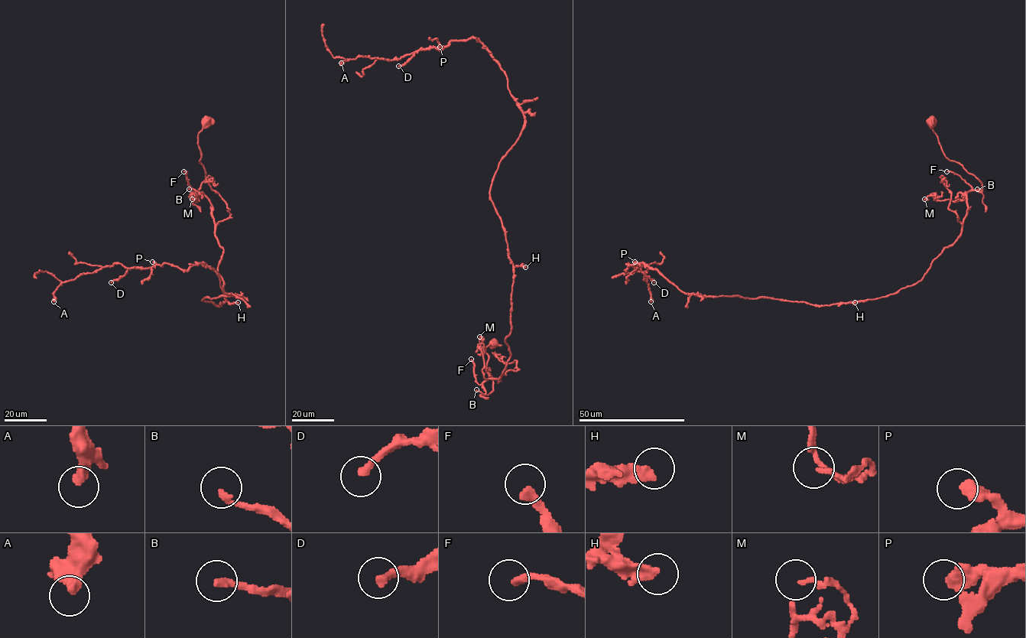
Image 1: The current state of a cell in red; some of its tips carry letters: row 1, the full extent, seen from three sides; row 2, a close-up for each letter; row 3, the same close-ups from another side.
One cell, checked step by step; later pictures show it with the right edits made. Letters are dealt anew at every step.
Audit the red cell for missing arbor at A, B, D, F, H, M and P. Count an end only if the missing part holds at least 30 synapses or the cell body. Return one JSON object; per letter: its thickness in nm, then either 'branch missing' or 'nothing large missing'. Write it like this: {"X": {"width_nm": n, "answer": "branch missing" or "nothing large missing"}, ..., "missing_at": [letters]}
{"A": {"width_nm": 320, "answer": "nothing large missing"}, "B": {"width_nm": 220, "answer": "branch missing"}, "D": {"width_nm": 280, "answer": "branch missing"}, "F": {"width_nm": 300, "answer": "branch missing"}, "H": {"width_nm": 460, "answer": "nothing large missing"}, "M": {"width_nm": 140, "answer": "nothing large missing"}, "P": {"width_nm": 500, "answer": "nothing large missing"}, "missing_at": ["B", "D", "F"]}

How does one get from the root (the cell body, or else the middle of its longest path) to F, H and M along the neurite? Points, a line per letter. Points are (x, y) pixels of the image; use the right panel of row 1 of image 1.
F: (930, 122), (930, 127), (944, 155), (972, 174), (982, 183), (982, 190), (974, 190), (959, 175), (946, 171)
H: (930, 122), (944, 155), (972, 174), (982, 190), (966, 193), (961, 235), (920, 280), (894, 294), (855, 302)
M: (930, 122), (944, 155), (972, 174), (982, 190), (968, 191), (957, 201), (936, 200), (931, 194), (924, 199)

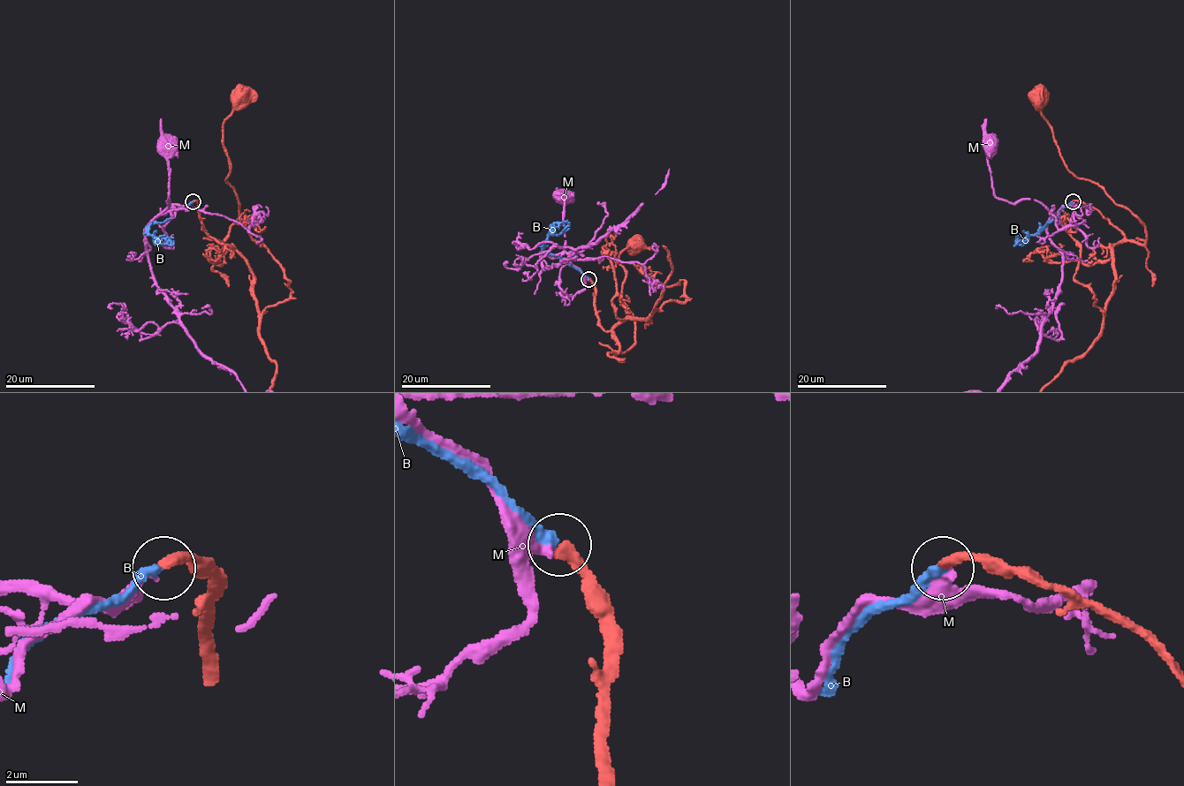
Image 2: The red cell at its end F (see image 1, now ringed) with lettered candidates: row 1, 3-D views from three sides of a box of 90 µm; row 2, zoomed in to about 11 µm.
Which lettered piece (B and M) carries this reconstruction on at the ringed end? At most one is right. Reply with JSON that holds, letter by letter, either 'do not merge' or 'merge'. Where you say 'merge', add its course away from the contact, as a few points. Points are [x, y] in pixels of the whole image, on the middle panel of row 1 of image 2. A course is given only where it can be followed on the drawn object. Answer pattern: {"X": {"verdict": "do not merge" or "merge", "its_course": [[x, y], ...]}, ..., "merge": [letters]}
{"B": {"verdict": "merge", "its_course": [[588, 279], [580, 271], [543, 250], [546, 238], [550, 234], [560, 234], [568, 225], [566, 219]]}, "M": {"verdict": "do not merge"}, "merge": ["B"]}

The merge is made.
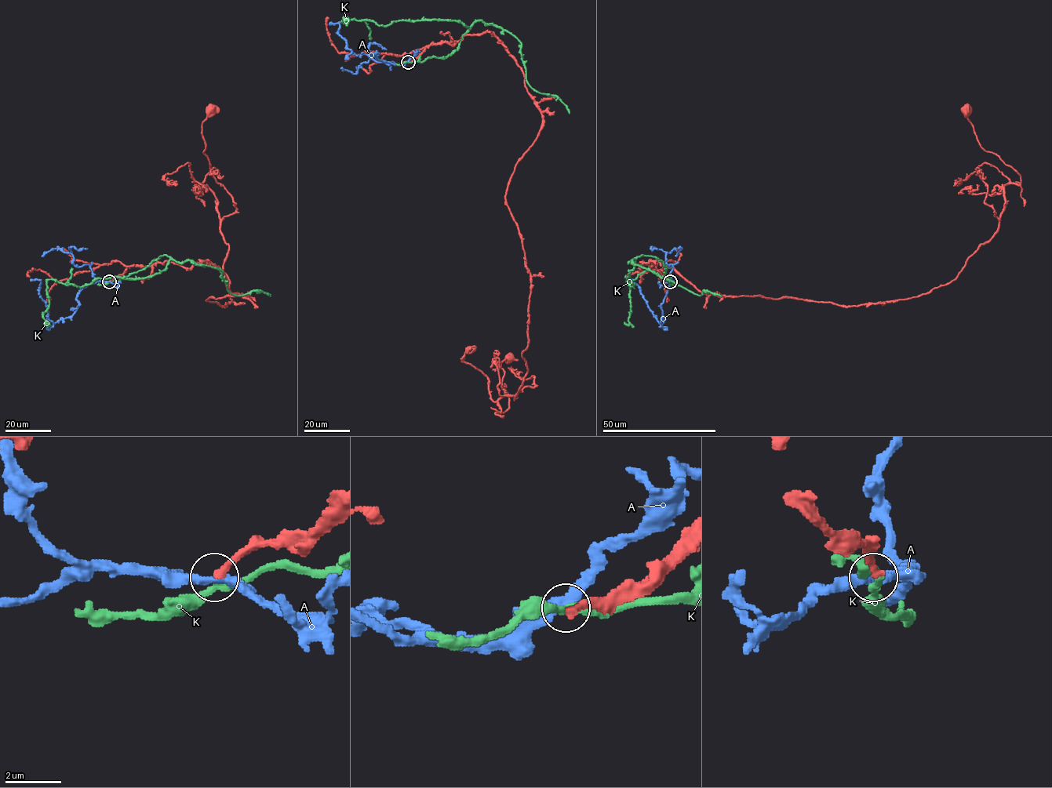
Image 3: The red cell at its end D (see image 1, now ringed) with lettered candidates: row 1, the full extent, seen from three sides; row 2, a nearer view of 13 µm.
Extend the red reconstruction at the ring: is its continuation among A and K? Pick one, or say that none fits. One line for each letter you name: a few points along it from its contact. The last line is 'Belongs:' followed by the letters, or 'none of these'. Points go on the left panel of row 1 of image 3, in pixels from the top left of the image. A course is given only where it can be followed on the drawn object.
Belongs: none of these

